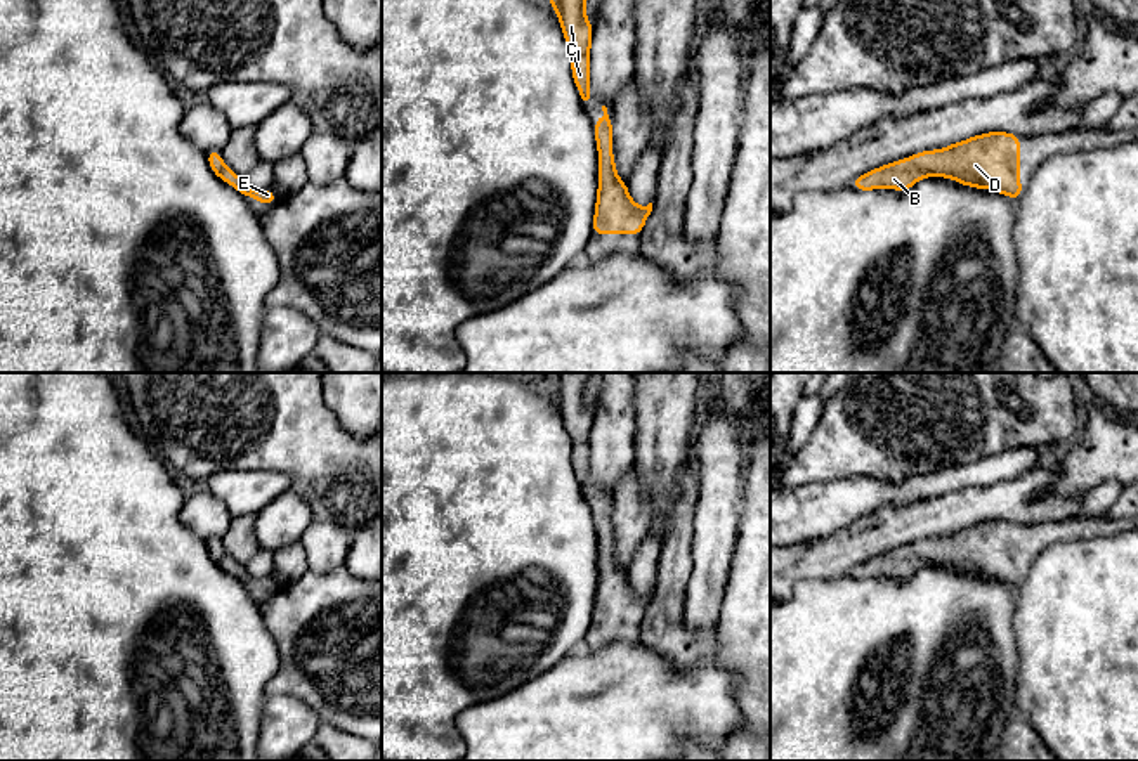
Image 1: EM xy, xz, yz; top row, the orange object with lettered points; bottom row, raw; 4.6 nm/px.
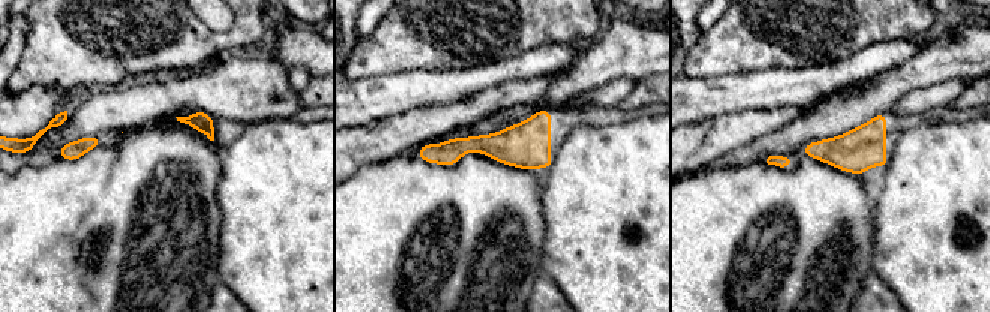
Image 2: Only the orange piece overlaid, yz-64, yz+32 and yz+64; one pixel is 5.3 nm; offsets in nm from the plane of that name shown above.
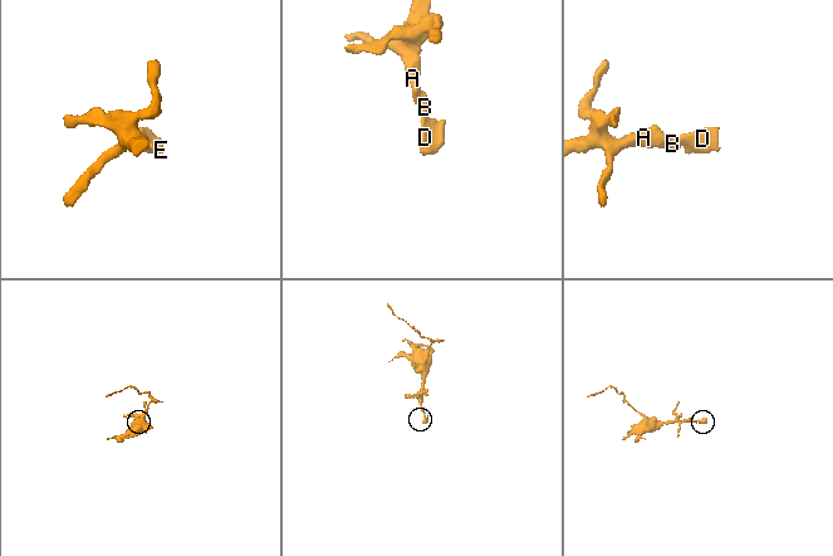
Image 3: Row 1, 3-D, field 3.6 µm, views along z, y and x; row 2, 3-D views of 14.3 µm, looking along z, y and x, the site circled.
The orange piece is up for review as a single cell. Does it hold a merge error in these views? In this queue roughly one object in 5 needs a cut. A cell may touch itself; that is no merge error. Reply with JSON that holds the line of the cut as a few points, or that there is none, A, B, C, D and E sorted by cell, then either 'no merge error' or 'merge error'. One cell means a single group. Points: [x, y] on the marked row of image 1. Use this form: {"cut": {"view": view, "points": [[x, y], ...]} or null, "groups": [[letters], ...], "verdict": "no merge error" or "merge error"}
{"cut": null, "groups": [["A", "B", "C", "D", "E"]], "verdict": "no merge error"}

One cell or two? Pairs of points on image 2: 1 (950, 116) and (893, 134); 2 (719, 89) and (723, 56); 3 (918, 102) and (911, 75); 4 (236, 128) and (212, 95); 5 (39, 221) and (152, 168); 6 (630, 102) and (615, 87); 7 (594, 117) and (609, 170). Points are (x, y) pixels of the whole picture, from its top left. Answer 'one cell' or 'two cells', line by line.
1: one cell
2: two cells
3: two cells
4: two cells
5: one cell
6: two cells
7: two cells

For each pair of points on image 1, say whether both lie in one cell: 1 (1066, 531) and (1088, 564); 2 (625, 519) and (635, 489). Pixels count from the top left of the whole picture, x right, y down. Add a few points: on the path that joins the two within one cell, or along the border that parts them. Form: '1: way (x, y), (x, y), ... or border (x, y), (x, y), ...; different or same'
1: border (1112, 534), (1052, 541), (1036, 560); different
2: way (630, 512), (630, 496); same

